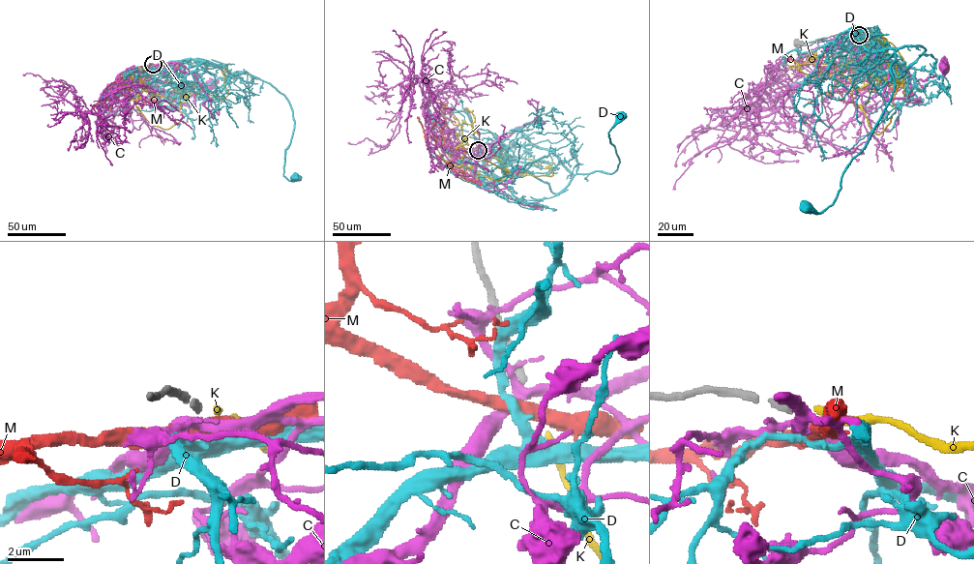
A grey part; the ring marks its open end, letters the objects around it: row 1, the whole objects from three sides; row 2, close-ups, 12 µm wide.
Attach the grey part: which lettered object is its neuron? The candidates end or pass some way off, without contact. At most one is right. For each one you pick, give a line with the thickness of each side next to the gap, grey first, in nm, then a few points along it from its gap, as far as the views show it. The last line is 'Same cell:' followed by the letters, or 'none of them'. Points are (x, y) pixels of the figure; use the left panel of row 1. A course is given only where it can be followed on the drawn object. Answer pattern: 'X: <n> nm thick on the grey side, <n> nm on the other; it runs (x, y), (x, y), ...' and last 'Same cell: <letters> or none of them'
K: 240 nm thick on the grey side, 190 nm on the other; it runs (154, 64), (187, 98), (182, 118), (168, 129), (151, 124), (137, 109), (136, 83), (118, 83)
Same cell: K

